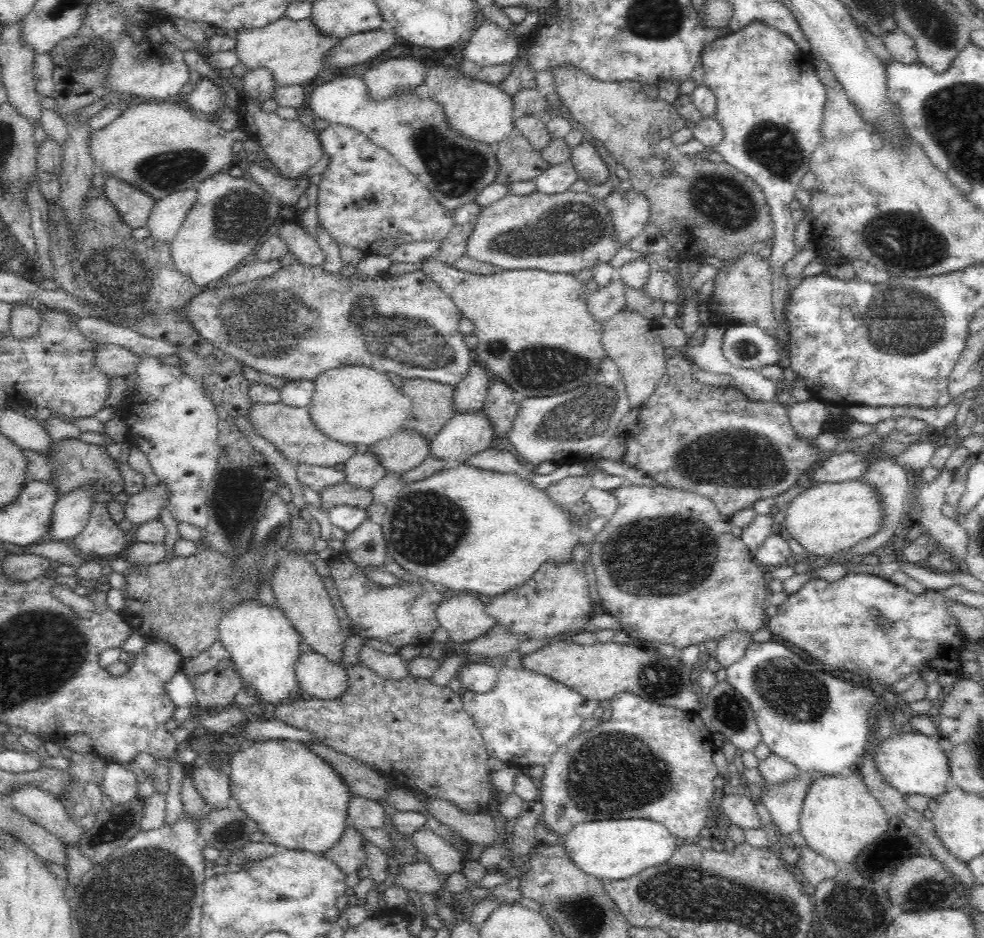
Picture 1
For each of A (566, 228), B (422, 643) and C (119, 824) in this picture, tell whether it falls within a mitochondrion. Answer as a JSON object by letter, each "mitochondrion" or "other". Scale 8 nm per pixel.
{"A":"mitochondrion","B":"other","C":"mitochondrion"}

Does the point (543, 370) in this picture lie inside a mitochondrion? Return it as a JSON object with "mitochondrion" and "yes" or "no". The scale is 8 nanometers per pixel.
{"mitochondrion":"yes"}

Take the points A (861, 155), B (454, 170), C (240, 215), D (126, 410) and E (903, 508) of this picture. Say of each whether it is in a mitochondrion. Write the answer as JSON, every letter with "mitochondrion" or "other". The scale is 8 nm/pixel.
{"A":"other","B":"mitochondrion","C":"mitochondrion","D":"other","E":"other"}

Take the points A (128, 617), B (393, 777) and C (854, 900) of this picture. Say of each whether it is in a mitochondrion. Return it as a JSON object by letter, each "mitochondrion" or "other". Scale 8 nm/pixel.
{"A":"other","B":"other","C":"mitochondrion"}

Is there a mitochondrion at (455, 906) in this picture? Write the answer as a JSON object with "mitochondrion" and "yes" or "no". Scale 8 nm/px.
{"mitochondrion":"no"}

